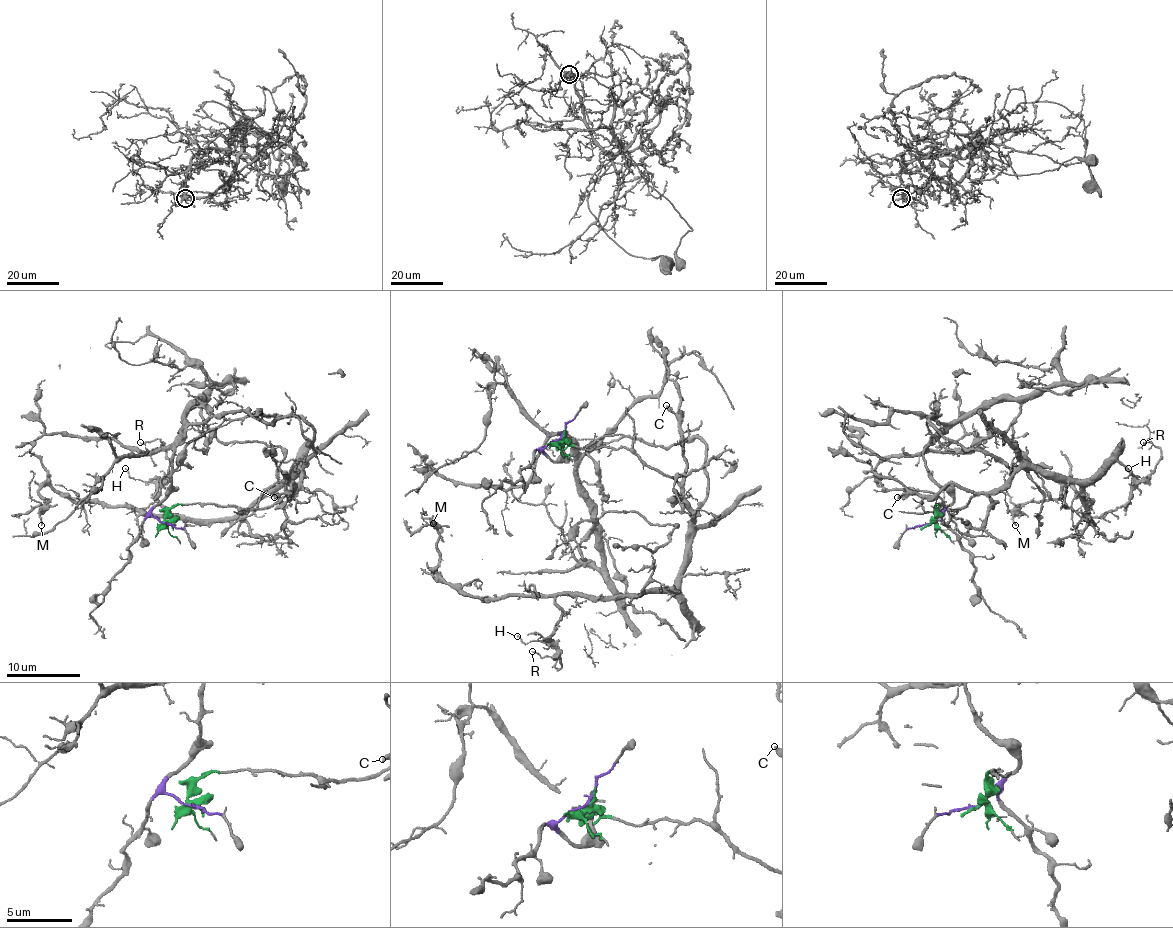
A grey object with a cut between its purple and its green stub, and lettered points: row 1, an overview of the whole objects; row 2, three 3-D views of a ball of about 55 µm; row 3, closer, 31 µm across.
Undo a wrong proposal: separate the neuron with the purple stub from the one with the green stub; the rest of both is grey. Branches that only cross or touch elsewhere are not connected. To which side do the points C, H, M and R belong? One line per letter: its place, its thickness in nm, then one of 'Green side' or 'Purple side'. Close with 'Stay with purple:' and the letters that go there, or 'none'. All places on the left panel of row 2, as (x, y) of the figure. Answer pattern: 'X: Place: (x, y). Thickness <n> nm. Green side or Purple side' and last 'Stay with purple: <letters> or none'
C: Place: (274, 497). Thickness 360 nm. Green side
H: Place: (125, 468). Thickness 110 nm. Green side
M: Place: (41, 525). Thickness 130 nm. Green side
R: Place: (140, 442). Thickness 140 nm. Green side
Stay with purple: none

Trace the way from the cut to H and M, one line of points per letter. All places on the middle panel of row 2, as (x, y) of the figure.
H: (561, 439), (629, 448), (671, 476), (689, 511), (687, 555), (671, 588), (564, 595), (546, 641), (516, 636)
M: (561, 439), (632, 450), (676, 481), (691, 524), (671, 588), (461, 595), (432, 570), (434, 524)

